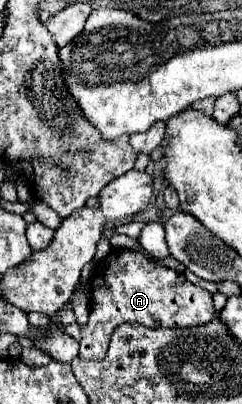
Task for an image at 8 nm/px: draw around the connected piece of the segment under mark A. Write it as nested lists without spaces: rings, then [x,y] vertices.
[[[114,248],[104,260],[96,264],[94,274],[90,278],[90,292],[92,292],[90,316],[88,316],[88,322],[80,326],[80,332],[82,332],[80,358],[88,358],[88,360],[102,360],[106,356],[110,336],[114,328],[122,322],[138,322],[148,328],[192,328],[192,326],[202,326],[216,318],[216,308],[212,304],[210,292],[194,286],[176,270],[154,264],[148,258],[144,258],[140,252],[126,250],[126,248]]]

